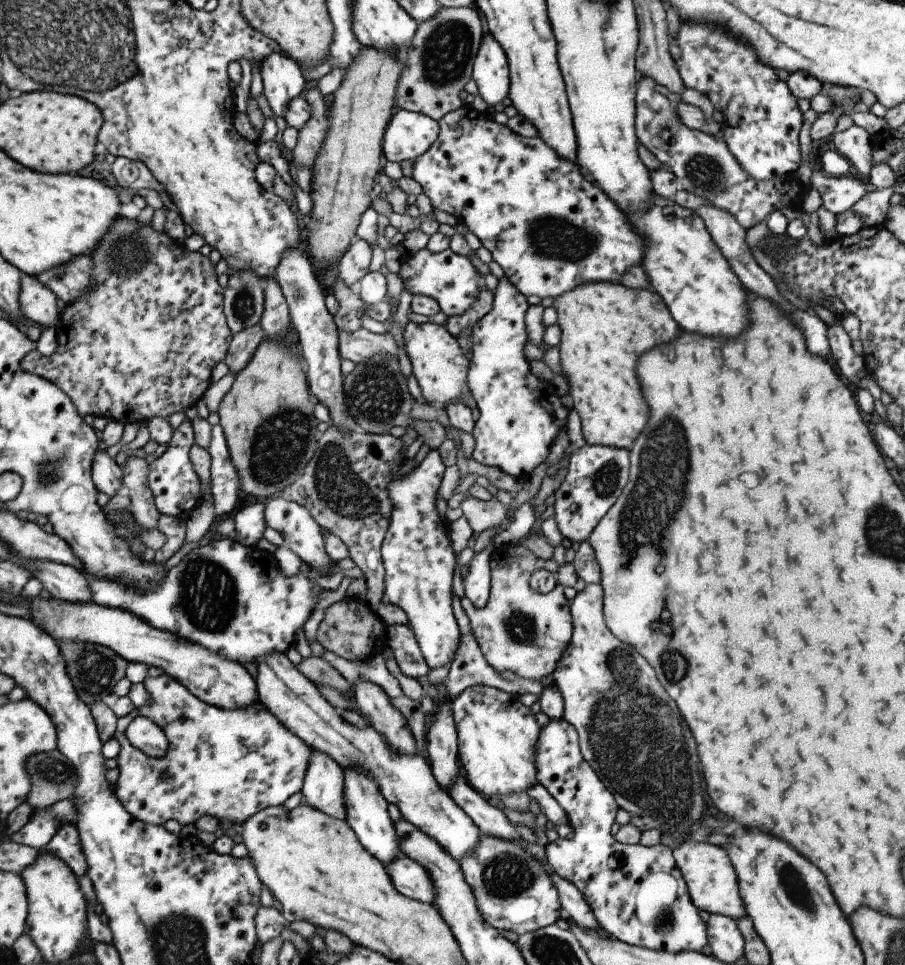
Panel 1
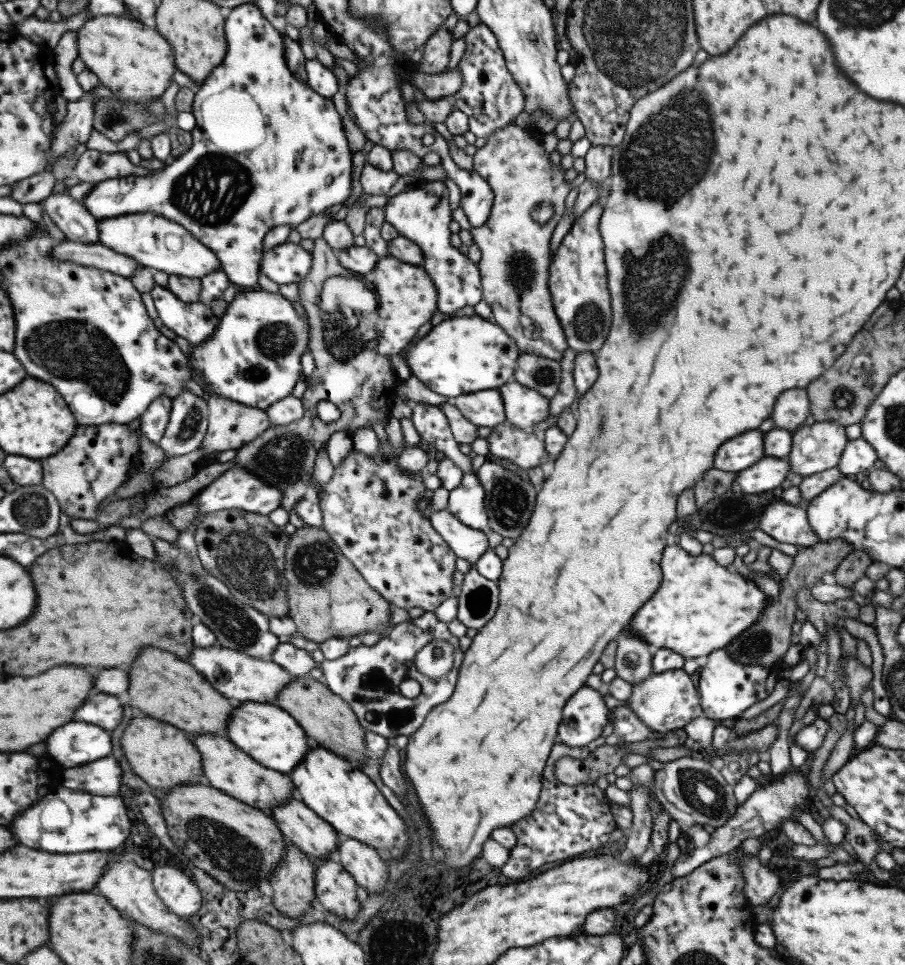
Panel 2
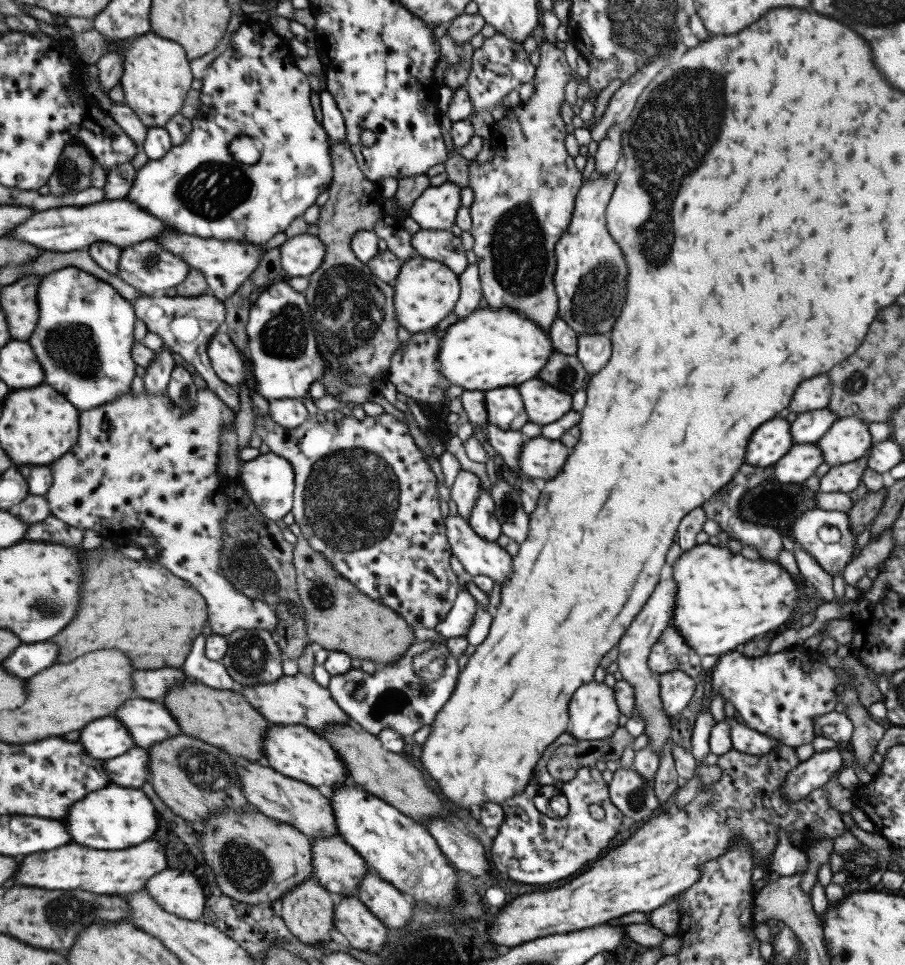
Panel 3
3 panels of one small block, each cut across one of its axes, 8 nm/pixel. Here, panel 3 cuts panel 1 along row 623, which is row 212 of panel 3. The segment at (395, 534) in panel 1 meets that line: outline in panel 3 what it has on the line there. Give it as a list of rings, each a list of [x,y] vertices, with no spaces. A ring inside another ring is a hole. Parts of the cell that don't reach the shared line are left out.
[[[444,182],[422,191],[409,208],[409,218],[423,230],[450,231],[461,208],[460,191],[454,182]]]

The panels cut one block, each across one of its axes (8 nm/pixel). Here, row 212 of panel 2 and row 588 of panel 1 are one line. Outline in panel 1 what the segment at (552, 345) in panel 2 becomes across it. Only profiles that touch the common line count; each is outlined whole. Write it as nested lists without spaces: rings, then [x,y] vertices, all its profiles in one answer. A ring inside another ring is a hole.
[[[523,545],[497,548],[491,556],[491,590],[488,604],[474,608],[472,602],[463,599],[462,608],[468,616],[472,636],[480,646],[486,662],[498,673],[506,670],[517,677],[541,681],[553,674],[564,650],[568,648],[574,626],[570,603],[564,595],[564,586],[557,583],[552,592],[538,594],[530,586],[534,572],[546,569],[557,572],[559,566],[552,560],[537,558]]]

